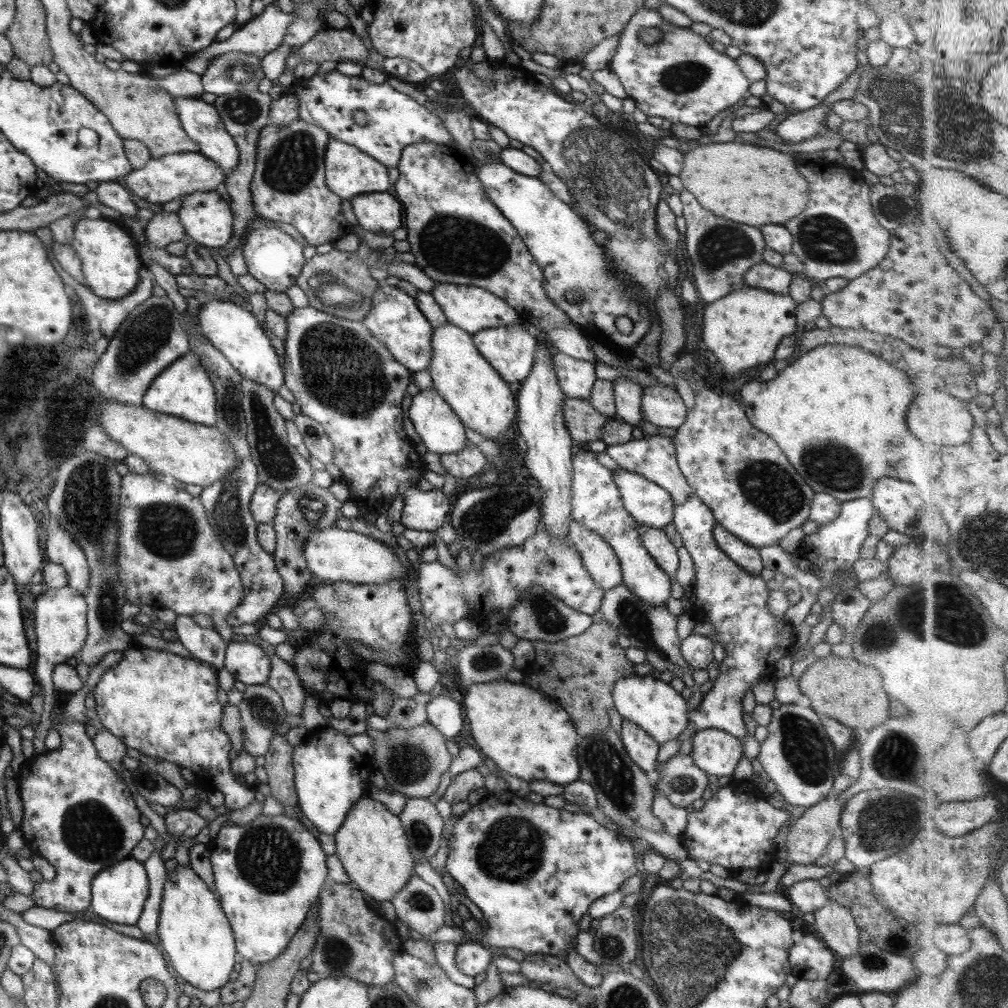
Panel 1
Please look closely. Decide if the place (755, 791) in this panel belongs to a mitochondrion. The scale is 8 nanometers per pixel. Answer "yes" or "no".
no

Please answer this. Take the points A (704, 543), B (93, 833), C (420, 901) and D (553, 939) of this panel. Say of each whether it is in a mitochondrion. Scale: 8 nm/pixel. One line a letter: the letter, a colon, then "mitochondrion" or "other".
A: other
B: mitochondrion
C: mitochondrion
D: other

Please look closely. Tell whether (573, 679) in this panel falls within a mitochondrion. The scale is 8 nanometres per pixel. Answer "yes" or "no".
no

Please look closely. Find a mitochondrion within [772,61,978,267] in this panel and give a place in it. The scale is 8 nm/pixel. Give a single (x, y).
(891, 208)

